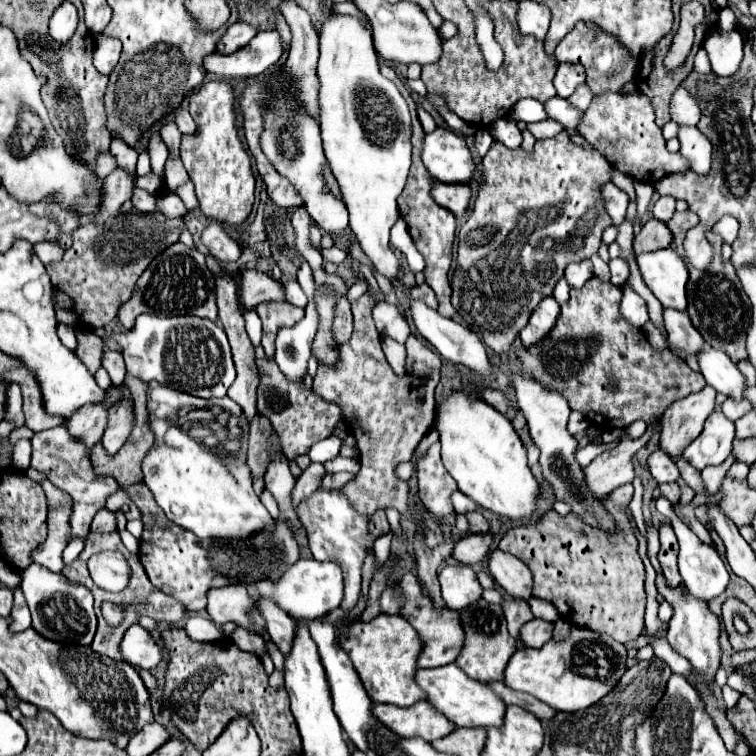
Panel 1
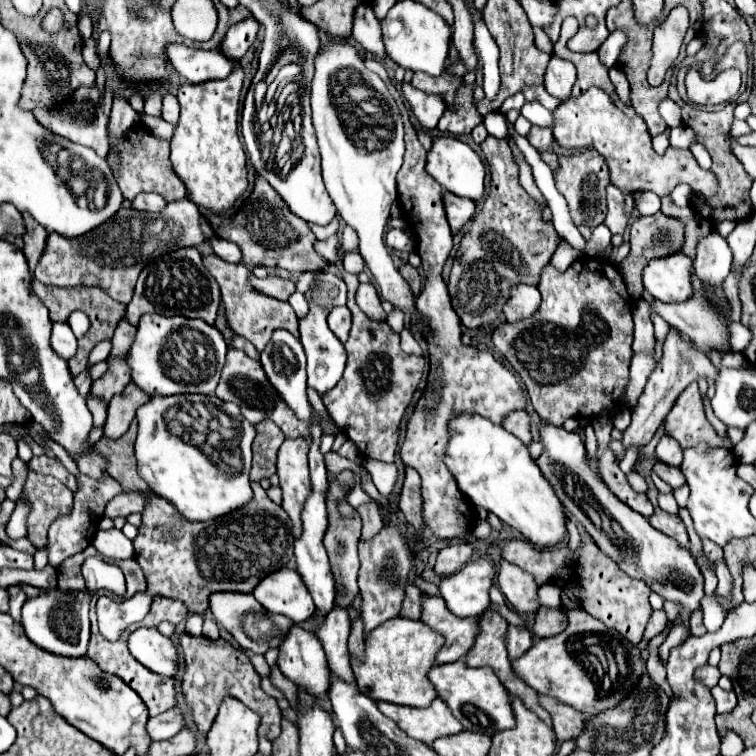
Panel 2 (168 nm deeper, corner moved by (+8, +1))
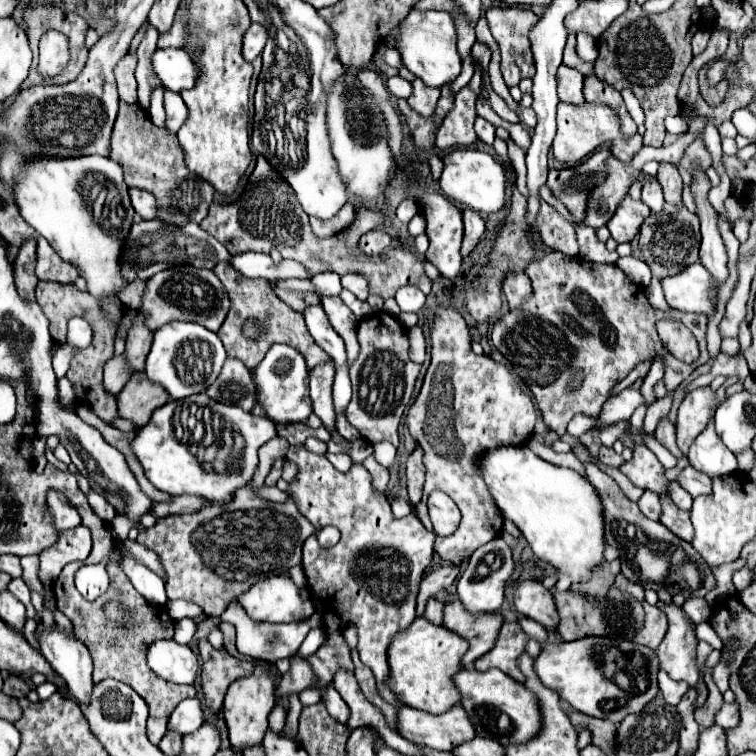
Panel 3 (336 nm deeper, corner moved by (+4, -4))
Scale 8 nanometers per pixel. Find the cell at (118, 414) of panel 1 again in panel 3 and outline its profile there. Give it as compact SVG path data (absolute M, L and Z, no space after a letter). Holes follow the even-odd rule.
M134 373L124 385L118 401L118 417L132 421L136 427L144 427L156 407L168 403L168 393L160 385L152 385L144 373Z

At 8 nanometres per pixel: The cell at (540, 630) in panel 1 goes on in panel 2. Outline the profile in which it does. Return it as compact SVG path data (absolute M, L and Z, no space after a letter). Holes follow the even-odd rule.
M540 608L536 612L536 622L532 626L532 632L540 638L544 636L556 636L558 632L562 632L568 624L568 618L564 616L564 608Z

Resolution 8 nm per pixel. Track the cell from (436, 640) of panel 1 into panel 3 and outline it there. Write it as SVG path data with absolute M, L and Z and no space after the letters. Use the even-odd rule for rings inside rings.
M452 601L444 605L442 625L446 629L452 629L454 633L458 633L462 639L468 641L470 647L462 657L462 667L466 667L494 647L494 641L502 625L502 615L480 613L472 617L472 613L464 613L464 607L458 601Z

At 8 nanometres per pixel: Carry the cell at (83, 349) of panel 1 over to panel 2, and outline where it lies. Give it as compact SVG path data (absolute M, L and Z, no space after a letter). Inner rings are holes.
M32 280L32 290L36 292L36 296L44 302L44 306L49 310L49 316L52 322L66 322L70 314L74 310L82 310L88 318L90 318L90 334L86 334L84 338L78 340L78 350L74 358L68 360L68 366L70 366L70 372L72 376L78 376L80 372L84 372L88 368L88 354L90 350L102 342L102 340L108 340L112 338L114 334L114 328L116 324L122 320L124 316L124 304L112 300L102 288L86 288L86 286L68 286L68 288L58 288L58 286L46 286L38 280Z

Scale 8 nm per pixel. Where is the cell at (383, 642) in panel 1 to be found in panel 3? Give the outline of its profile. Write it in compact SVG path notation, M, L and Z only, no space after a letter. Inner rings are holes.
M416 617L406 631L394 635L388 647L388 667L390 673L384 685L396 695L396 699L408 707L440 715L452 705L460 703L460 695L452 685L452 675L460 671L460 657L468 649L468 643L444 629L442 625L432 625L424 617Z

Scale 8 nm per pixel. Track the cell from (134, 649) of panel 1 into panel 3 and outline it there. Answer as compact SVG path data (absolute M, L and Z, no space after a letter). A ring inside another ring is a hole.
M158 639L148 647L148 667L170 683L194 683L198 661L188 645L180 645L174 639Z

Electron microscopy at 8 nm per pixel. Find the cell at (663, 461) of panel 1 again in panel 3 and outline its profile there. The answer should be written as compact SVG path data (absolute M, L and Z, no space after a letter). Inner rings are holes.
M686 465L680 473L678 473L678 479L682 489L686 489L692 497L698 497L698 495L704 495L704 493L710 493L710 477L696 471L694 467Z

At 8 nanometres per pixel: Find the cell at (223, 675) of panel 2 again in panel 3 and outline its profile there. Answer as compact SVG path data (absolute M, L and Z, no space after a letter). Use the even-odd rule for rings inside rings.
M206 639L198 641L200 657L202 657L202 691L206 707L214 713L222 709L226 689L230 683L242 677L250 677L254 673L254 665L248 661L240 661L232 657L224 647L214 649Z

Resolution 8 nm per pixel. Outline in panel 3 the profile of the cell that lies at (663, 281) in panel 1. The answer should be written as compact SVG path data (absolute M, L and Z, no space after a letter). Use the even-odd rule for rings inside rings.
M692 263L678 275L662 279L662 289L670 307L690 313L712 315L714 305L712 301L708 301L710 283L712 281L708 277L708 271L700 263Z

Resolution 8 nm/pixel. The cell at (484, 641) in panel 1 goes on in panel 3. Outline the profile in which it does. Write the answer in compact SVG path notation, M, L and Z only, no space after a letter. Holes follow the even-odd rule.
M504 623L500 629L500 635L496 639L496 645L486 655L476 659L474 667L478 671L496 667L496 669L502 669L506 675L510 675L514 681L524 683L524 675L516 667L516 657L520 653L524 653L526 639L528 637L522 629L520 629L520 639L518 639L518 623ZM518 643L520 643L520 647L518 647Z

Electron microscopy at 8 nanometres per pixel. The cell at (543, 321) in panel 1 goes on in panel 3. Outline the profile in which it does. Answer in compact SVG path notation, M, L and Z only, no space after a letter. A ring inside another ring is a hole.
M512 273L504 279L502 291L510 309L518 309L532 297L532 281L526 273Z

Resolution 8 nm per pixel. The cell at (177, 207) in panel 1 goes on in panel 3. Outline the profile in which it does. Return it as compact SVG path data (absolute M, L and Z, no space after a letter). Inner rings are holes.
M130 189L130 199L132 199L134 211L136 211L142 219L154 219L154 217L158 217L156 199L152 197L152 193L144 193L144 191L140 191L140 189Z

